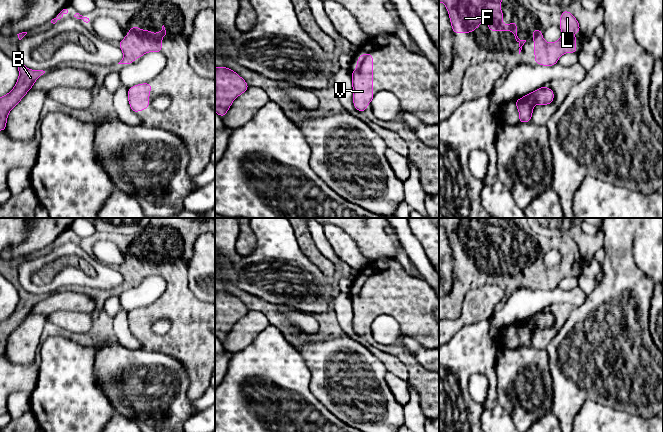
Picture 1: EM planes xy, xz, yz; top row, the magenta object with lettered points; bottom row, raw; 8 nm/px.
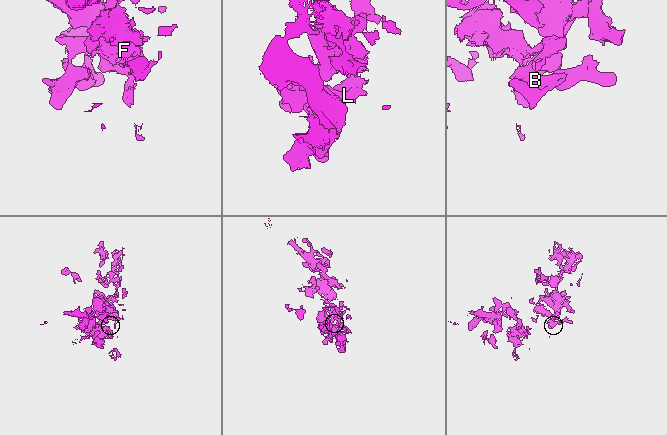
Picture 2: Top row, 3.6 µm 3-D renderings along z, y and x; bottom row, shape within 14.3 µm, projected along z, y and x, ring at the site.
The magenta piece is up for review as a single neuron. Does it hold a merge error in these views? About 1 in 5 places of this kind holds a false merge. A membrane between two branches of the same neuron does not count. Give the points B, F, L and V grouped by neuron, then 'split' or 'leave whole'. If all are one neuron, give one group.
groups B F L V; leave whole

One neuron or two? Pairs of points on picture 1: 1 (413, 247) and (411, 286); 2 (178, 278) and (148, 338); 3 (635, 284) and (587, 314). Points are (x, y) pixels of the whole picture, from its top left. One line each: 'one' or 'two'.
1: two
2: one
3: one

